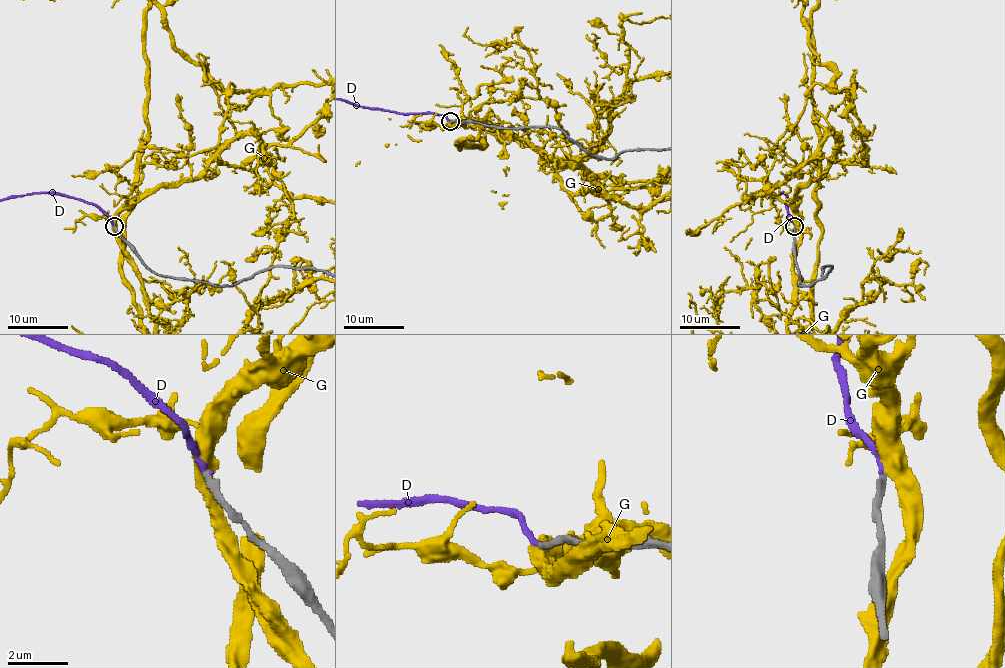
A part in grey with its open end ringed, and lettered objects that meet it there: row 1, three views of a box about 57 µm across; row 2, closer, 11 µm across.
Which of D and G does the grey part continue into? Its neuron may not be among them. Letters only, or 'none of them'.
D

